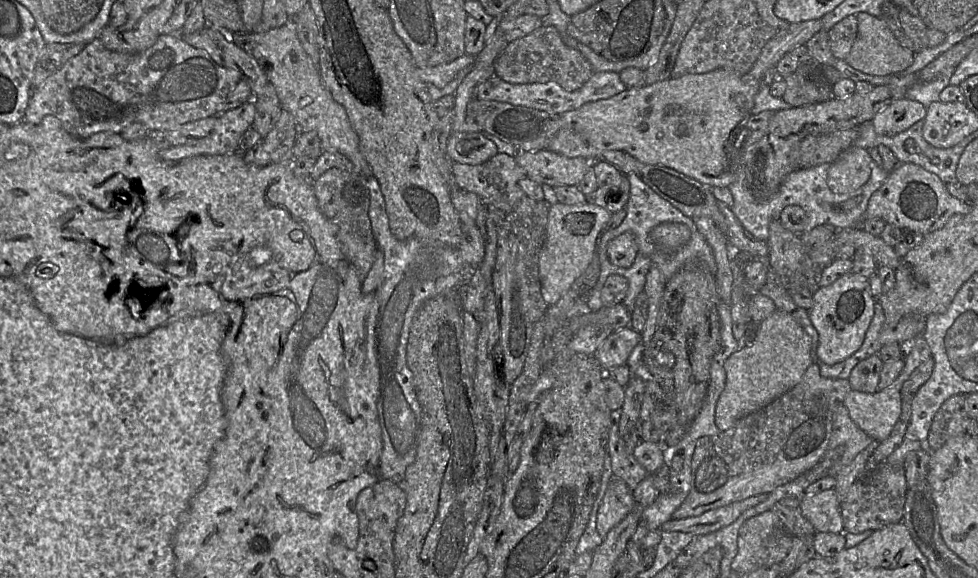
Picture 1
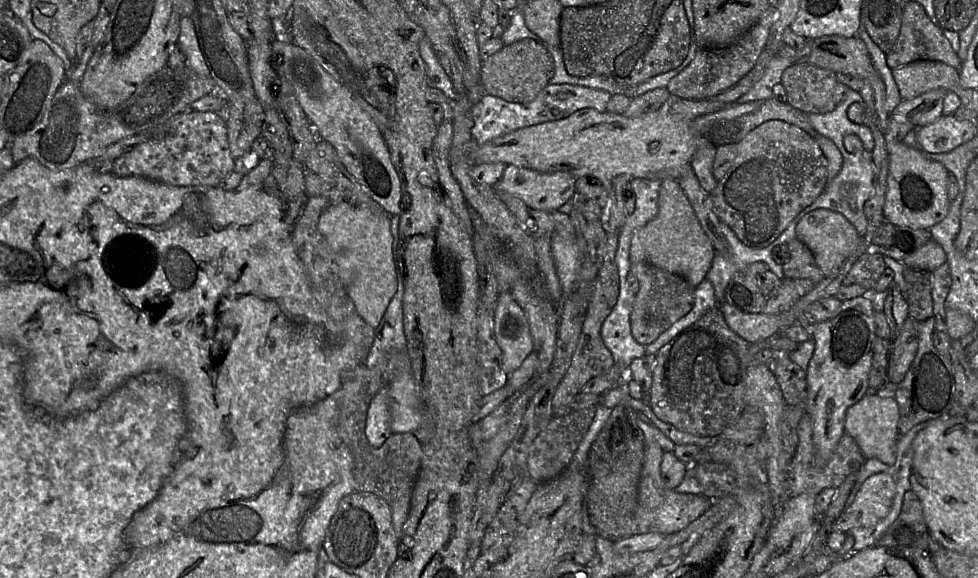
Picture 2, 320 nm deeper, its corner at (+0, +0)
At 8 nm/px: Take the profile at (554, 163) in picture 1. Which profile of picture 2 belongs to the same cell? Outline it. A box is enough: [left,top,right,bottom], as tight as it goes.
[492,165,576,213]

